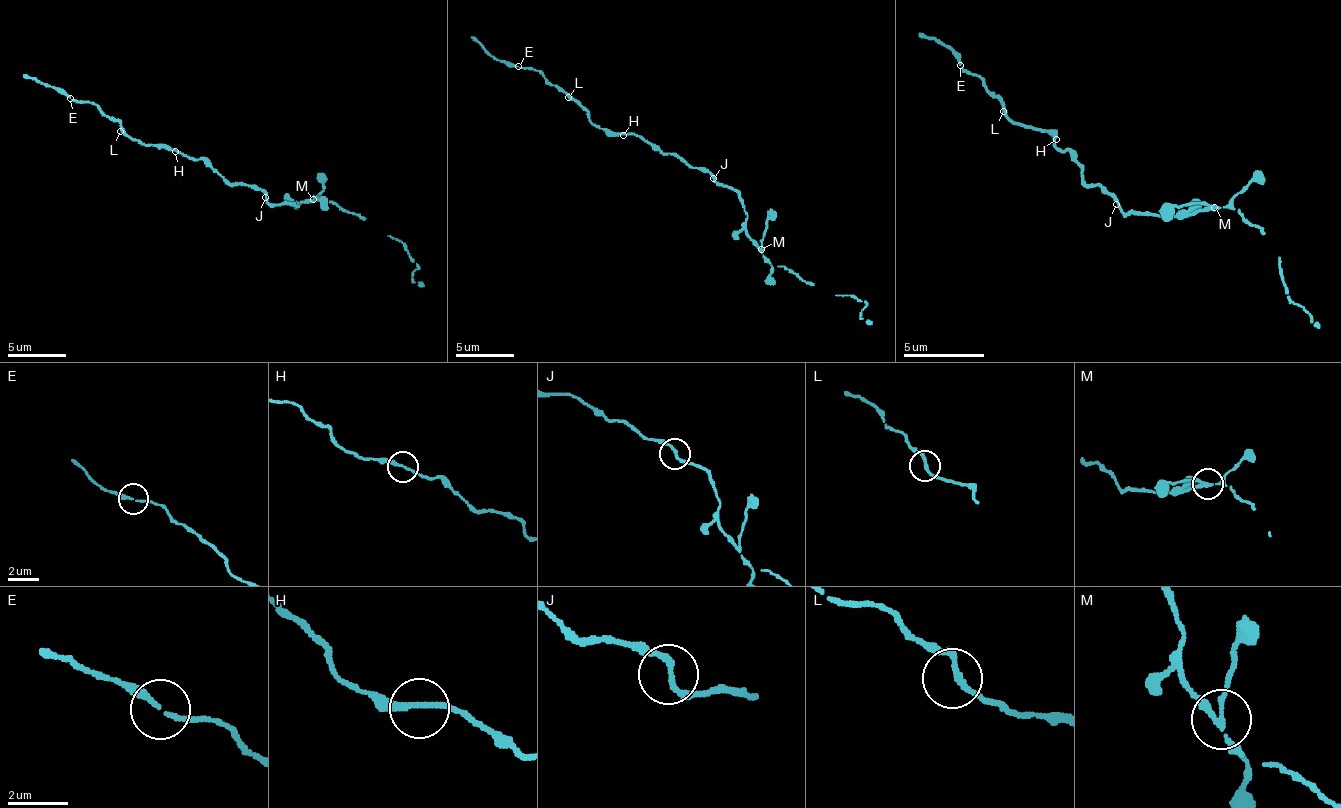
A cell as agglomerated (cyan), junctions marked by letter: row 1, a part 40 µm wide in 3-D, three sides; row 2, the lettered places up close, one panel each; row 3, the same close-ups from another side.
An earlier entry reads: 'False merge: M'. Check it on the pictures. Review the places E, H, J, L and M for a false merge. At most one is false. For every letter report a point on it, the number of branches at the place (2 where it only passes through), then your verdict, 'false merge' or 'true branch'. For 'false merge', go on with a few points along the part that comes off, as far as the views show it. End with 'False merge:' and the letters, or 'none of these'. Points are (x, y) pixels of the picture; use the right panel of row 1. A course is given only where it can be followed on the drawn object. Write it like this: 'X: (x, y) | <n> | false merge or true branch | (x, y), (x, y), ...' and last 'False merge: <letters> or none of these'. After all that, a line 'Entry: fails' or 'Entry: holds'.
E: (960, 65) | 2 | true branch
H: (1056, 139) | 2 | true branch
J: (1116, 204) | 2 | true branch
L: (1003, 111) | 2 | true branch
M: (1214, 207) | 3 | false merge | (1213, 208), (1177, 204), (1161, 220)
False merge: M
Entry: holds

